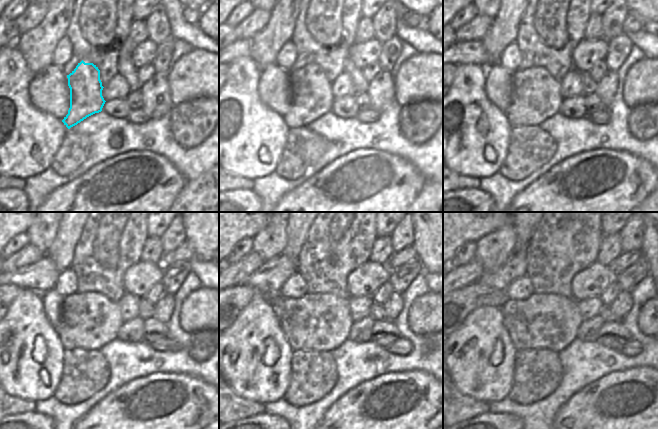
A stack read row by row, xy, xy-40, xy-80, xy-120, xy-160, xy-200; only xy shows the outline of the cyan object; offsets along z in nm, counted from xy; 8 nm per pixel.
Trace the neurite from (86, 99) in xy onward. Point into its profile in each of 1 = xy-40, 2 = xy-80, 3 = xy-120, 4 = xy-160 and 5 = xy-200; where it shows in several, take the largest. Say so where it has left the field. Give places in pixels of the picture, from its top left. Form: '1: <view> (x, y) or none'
1: xy-40 (312, 97)
2: xy-80 (536, 97)
3: xy-120 (90, 320)
4: xy-160 (315, 321)
5: xy-200 (544, 320)

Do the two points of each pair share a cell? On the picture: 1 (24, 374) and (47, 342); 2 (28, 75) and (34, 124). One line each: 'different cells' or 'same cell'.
1: same cell
2: same cell

